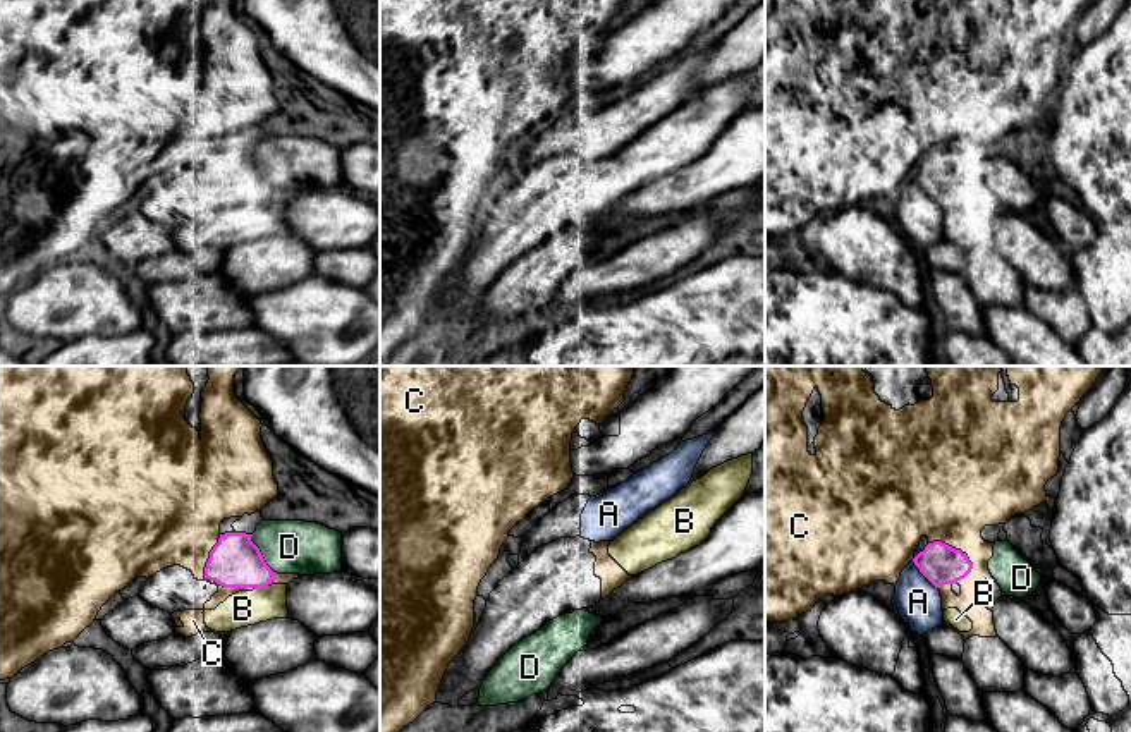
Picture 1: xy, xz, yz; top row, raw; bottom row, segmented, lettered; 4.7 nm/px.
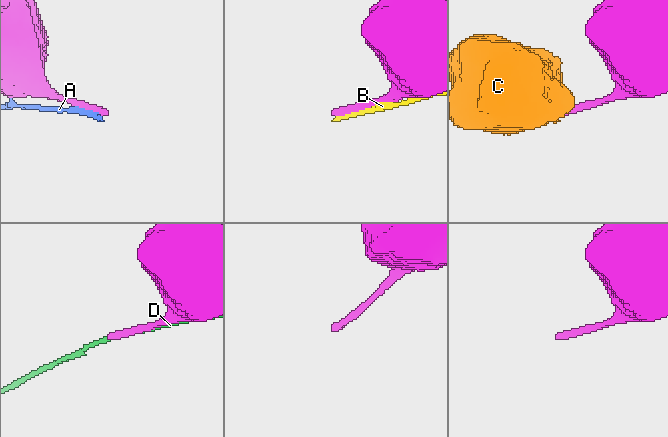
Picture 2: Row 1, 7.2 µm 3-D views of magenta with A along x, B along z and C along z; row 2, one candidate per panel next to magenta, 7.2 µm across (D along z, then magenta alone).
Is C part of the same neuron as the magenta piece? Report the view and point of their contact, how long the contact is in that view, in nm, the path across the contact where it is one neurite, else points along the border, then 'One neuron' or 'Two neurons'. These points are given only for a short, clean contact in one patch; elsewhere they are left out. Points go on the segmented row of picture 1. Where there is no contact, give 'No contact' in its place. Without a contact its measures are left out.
Touches magenta at xy (210, 579). Shared border 300 nm. Two neurons

